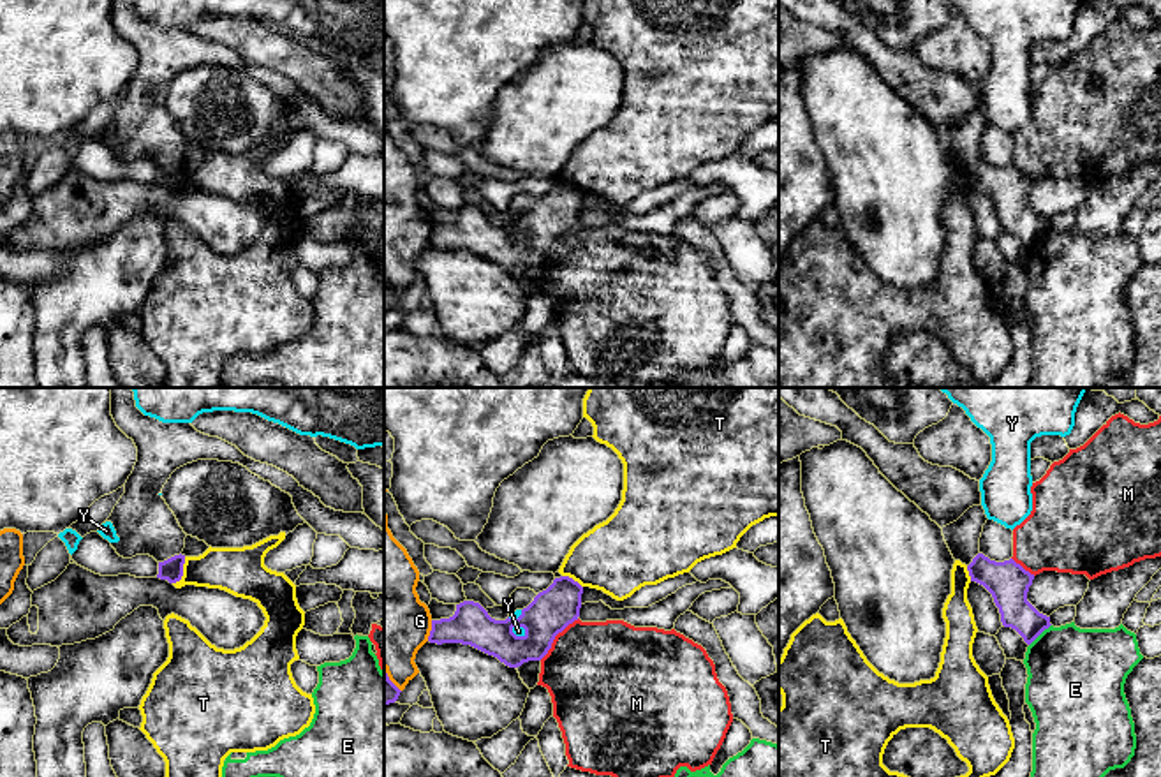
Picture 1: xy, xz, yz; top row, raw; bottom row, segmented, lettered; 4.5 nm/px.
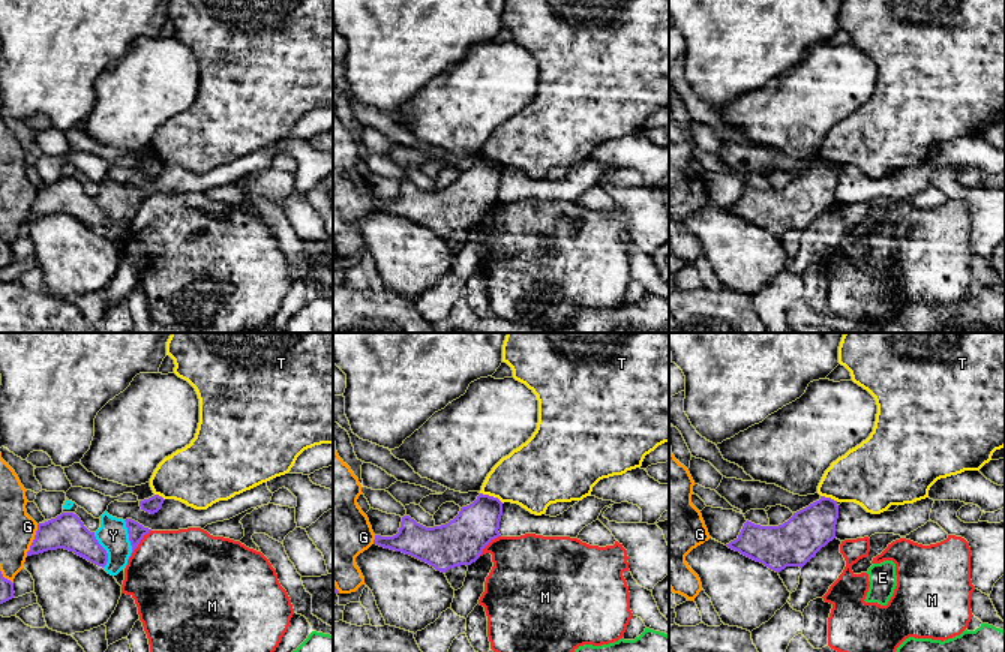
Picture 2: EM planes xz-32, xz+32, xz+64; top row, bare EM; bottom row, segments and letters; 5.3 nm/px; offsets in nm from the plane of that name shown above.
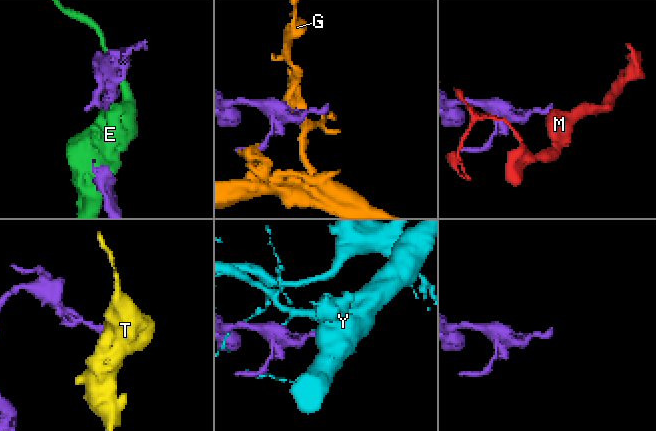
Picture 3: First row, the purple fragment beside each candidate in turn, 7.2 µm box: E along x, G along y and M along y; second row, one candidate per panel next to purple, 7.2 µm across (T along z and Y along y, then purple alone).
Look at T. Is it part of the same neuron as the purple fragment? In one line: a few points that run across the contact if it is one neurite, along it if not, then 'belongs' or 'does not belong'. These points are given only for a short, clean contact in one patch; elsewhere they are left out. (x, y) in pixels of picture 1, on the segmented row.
line xy (185, 557), (182, 577), (173, 584); does not belong

